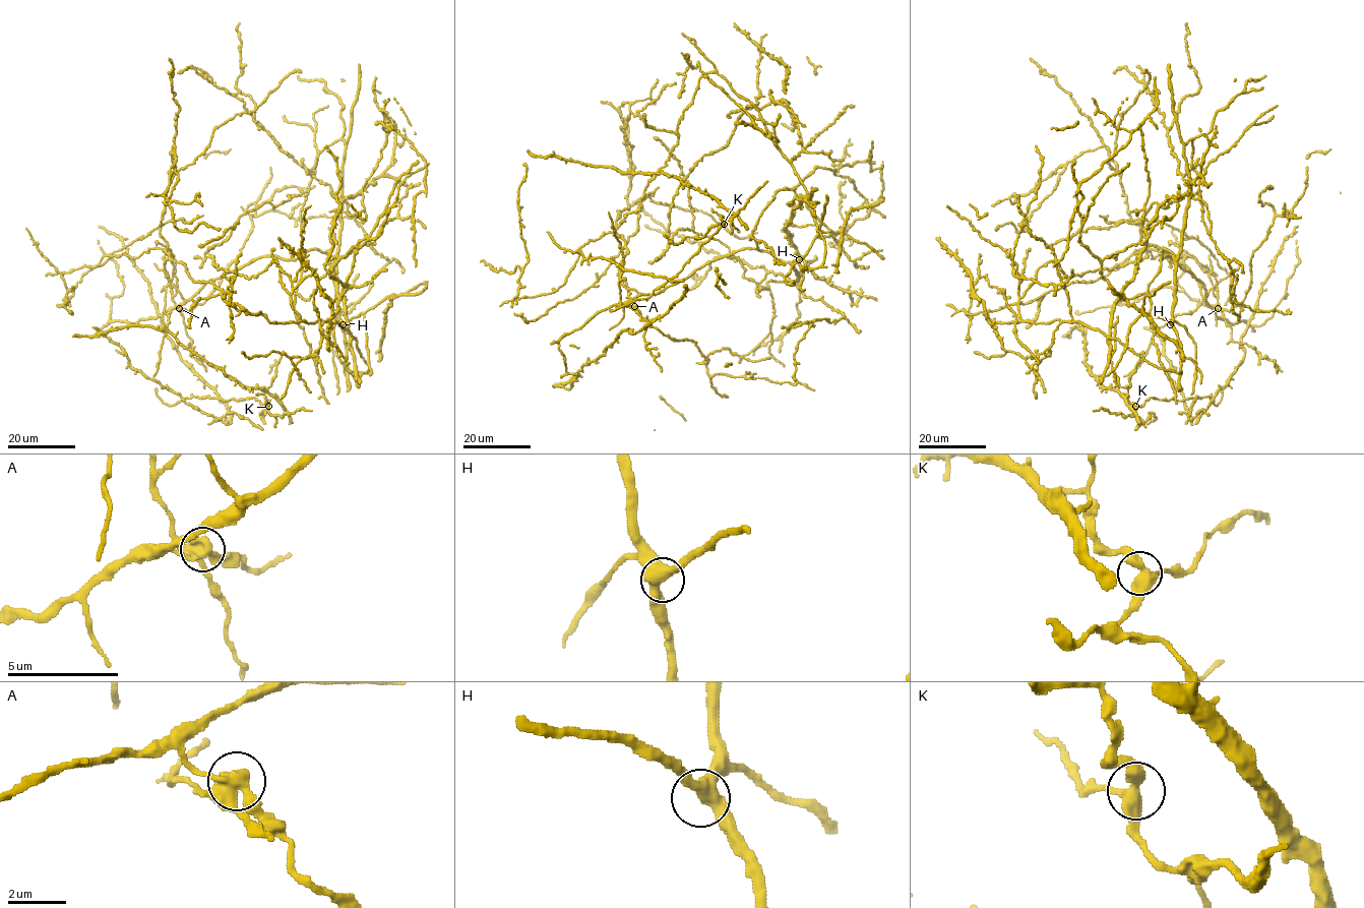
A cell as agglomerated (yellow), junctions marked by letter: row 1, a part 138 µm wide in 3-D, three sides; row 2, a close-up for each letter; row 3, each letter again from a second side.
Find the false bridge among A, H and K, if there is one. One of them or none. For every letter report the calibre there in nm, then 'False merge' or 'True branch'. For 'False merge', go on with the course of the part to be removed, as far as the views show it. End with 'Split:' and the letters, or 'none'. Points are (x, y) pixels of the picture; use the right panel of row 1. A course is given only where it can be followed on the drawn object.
A: Thickness 440 nm. False merge. Course of the part to remove: (1218, 308), (1216, 284), (1194, 310), (1175, 314), (1161, 326), (1152, 338), (1143, 360), (1123, 376)
H: Thickness 420 nm. True branch
K: Thickness 420 nm. True branch
Split: A

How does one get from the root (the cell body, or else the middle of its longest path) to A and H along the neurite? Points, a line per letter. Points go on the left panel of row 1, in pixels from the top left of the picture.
A: (320, 251), (308, 250), (295, 258), (261, 256), (251, 259), (210, 280), (174, 308), (180, 308)
H: (320, 251), (328, 254), (334, 263), (335, 302), (343, 324)

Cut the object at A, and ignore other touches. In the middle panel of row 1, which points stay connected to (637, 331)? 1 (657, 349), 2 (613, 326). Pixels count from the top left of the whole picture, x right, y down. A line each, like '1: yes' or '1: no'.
1: no
2: no

